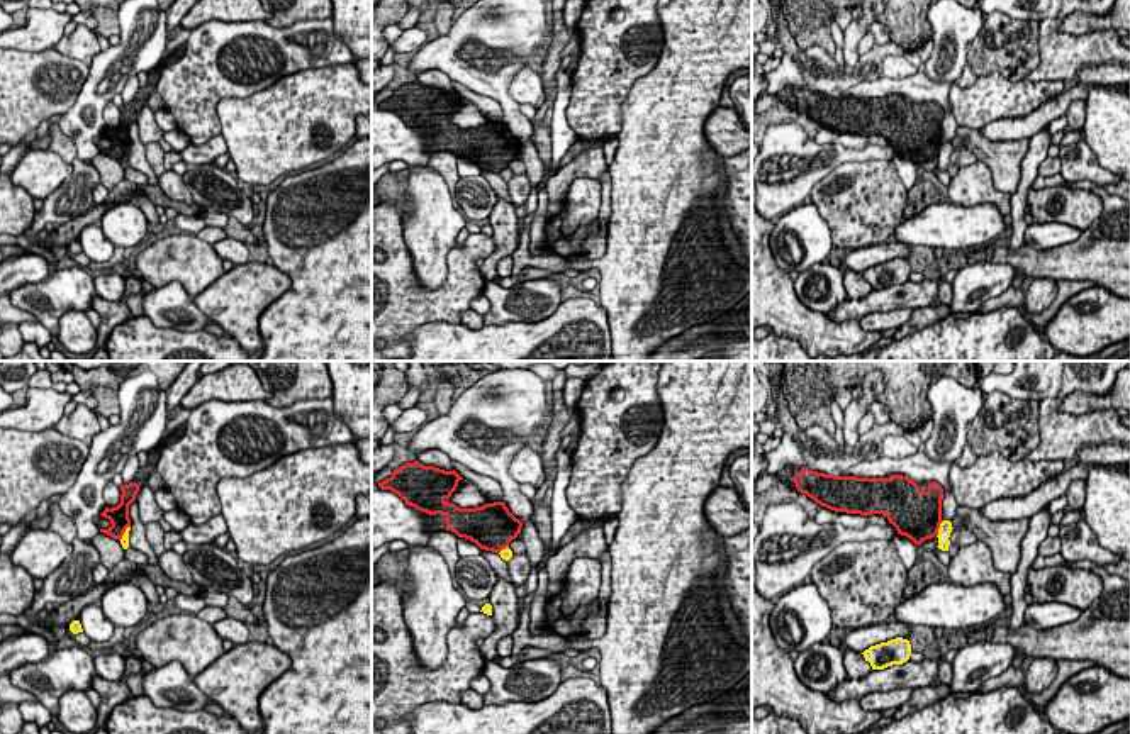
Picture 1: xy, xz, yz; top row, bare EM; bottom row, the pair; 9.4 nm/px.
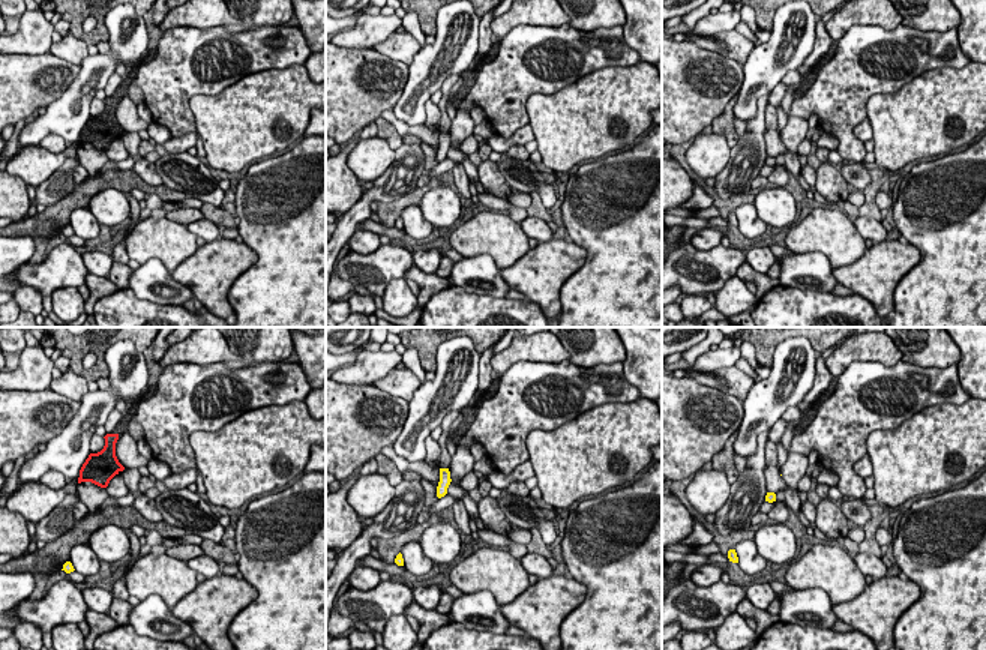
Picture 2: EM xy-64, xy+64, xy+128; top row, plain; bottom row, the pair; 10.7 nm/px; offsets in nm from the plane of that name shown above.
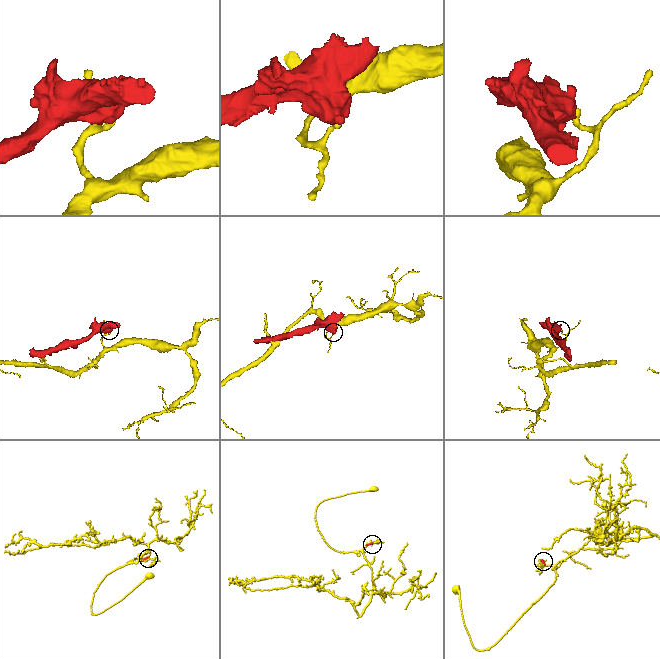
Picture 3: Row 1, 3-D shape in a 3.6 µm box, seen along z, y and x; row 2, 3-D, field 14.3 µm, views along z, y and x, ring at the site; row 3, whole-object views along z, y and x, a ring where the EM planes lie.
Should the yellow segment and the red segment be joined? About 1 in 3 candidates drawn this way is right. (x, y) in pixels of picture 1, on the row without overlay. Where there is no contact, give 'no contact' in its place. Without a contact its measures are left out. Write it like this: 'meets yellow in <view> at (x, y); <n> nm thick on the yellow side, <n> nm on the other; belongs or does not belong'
meets yellow in yz at (939, 150); 130 nm thick on the yellow side, 440 nm on the other; does not belong

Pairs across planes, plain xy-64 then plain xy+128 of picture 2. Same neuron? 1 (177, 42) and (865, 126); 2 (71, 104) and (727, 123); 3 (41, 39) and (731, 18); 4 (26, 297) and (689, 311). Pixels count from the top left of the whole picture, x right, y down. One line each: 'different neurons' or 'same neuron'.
1: different neurons
2: different neurons
3: same neuron
4: same neuron

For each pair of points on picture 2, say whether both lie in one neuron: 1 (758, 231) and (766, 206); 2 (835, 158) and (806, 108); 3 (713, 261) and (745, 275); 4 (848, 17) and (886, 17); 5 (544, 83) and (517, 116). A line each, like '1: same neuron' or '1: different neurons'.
1: different neurons
2: different neurons
3: different neurons
4: same neuron
5: same neuron

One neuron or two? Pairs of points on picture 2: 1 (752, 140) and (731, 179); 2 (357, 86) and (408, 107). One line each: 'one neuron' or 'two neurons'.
1: one neuron
2: two neurons

